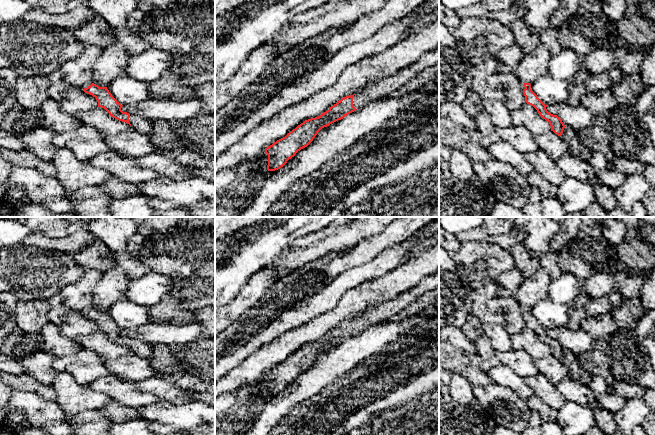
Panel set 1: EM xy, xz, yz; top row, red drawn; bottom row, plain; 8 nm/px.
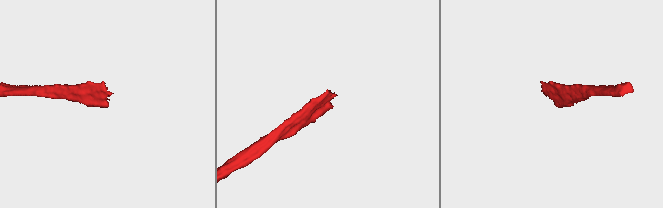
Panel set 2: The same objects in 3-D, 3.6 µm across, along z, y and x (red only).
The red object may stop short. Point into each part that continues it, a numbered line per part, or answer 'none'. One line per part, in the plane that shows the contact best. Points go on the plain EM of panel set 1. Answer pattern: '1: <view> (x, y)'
1: xz (387, 310)

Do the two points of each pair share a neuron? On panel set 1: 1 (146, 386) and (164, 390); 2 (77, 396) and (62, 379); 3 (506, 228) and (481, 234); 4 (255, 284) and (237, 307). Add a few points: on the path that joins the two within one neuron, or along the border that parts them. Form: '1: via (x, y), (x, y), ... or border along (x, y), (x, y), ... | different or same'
1: via (150, 386), (160, 386) | same
2: via (73, 392), (64, 383) | same
3: border along (485, 230), (491, 234), (509, 234), (512, 232) | different
4: via (254, 290), (243, 304) | same

